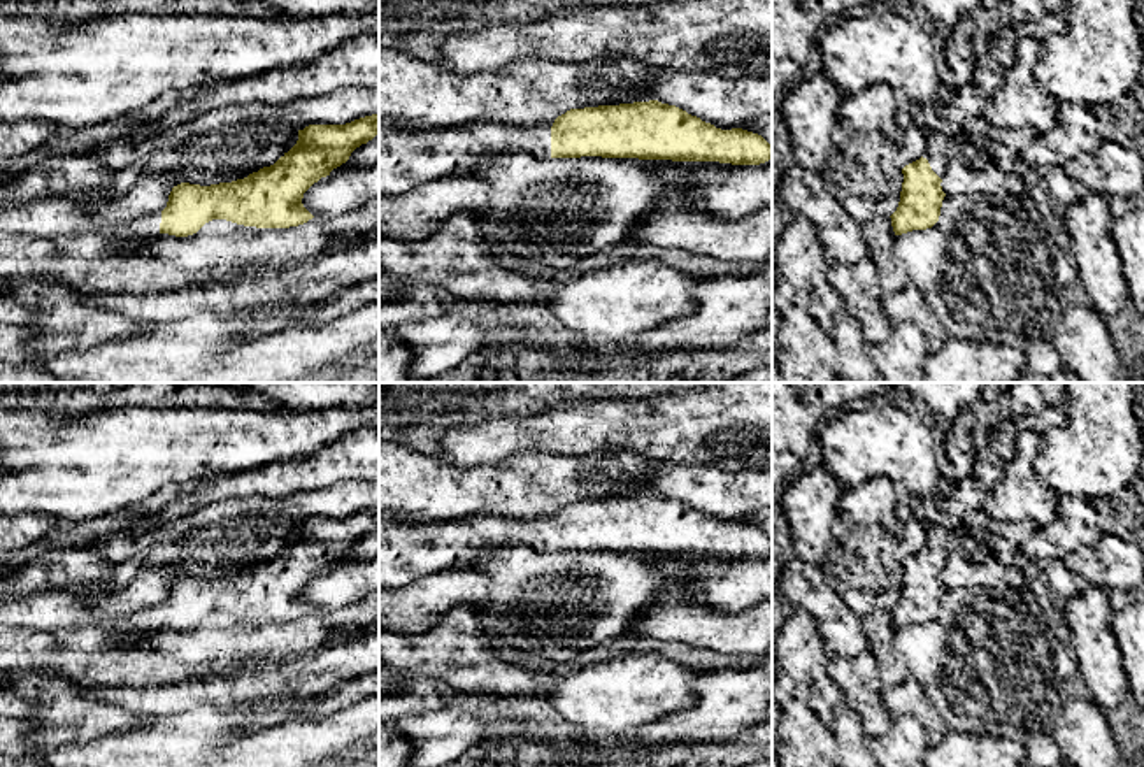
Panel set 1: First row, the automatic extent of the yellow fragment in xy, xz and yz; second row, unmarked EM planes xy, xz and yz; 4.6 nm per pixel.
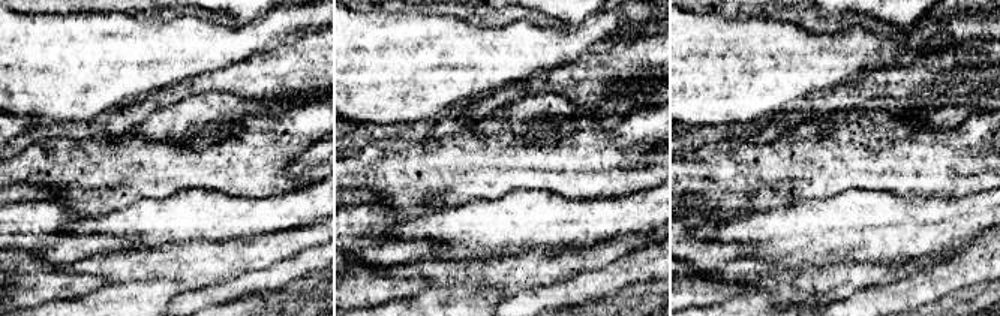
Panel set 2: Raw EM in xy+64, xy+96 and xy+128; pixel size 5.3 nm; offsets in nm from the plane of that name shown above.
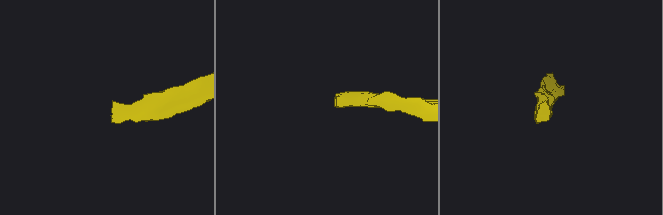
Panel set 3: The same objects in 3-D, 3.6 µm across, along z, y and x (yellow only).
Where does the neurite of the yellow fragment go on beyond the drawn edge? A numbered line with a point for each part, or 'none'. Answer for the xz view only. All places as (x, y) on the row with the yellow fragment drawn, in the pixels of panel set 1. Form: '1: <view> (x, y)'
1: xz (407, 158)

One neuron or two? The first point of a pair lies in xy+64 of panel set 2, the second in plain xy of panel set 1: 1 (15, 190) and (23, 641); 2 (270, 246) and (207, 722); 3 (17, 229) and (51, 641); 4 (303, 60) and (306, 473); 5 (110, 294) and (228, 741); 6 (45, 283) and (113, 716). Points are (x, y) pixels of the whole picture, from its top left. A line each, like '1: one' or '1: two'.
1: two
2: two
3: one
4: one
5: one
6: one

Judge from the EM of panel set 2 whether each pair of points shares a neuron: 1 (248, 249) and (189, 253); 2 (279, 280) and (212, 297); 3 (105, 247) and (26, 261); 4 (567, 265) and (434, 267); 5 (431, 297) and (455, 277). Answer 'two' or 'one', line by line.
1: one
2: one
3: two
4: one
5: two

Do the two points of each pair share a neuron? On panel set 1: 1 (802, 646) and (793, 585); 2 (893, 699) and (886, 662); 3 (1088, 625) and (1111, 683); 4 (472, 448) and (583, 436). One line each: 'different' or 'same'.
1: different
2: different
3: same
4: same

